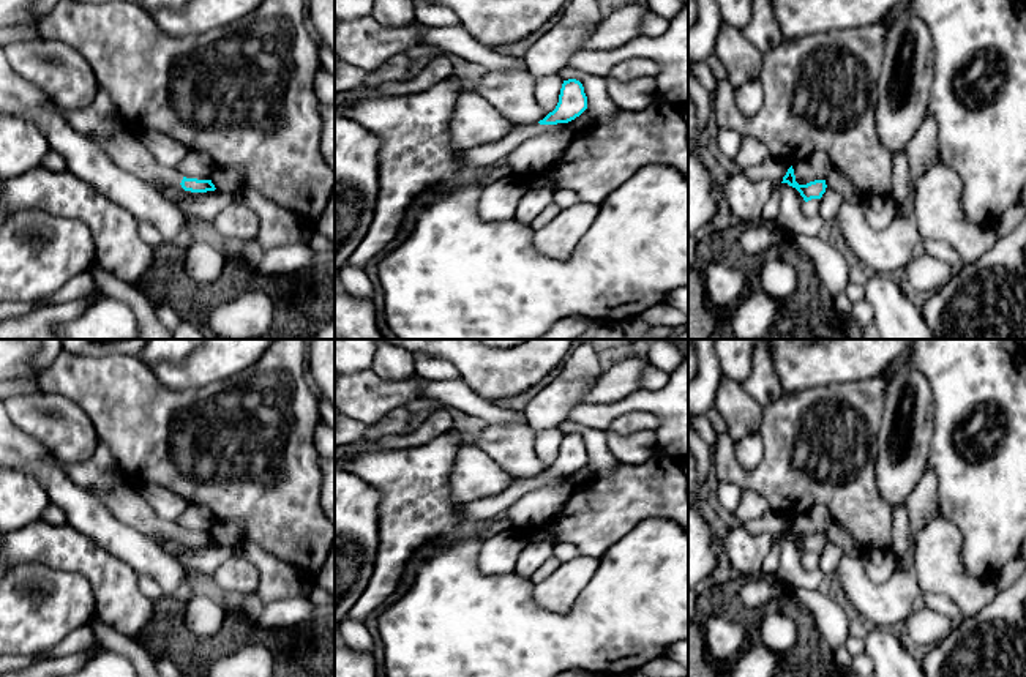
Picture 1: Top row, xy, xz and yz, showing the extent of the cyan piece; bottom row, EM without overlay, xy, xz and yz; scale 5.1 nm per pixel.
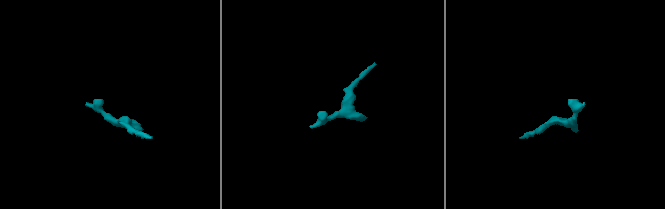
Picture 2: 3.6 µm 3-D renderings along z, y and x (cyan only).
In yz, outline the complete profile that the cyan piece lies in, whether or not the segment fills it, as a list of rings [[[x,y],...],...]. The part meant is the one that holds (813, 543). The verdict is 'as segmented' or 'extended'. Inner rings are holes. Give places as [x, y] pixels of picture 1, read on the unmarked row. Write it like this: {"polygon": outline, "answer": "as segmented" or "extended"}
{"polygon": [[[792,519],[788,522],[786,529],[783,530],[781,537],[788,537],[789,540],[796,541],[805,555],[811,552],[819,554],[819,565],[818,568],[824,573],[826,579],[830,581],[844,557],[844,552],[840,546],[830,543],[826,538],[826,533],[814,533],[807,538],[799,538],[796,535],[794,522]]], "answer": "extended"}

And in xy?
{"polygon": [[[136,483],[118,486],[112,494],[93,491],[92,494],[123,524],[156,538],[180,538],[185,549],[178,554],[178,563],[185,570],[210,578],[216,568],[234,555],[232,548],[215,541],[212,533],[186,532],[177,521],[166,521],[155,514],[152,507],[139,496]]], "answer": "extended"}

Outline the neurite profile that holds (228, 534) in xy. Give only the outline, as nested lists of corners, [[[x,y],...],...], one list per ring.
[[[216,521],[212,537],[218,544],[234,549],[248,538],[248,527],[242,521]]]

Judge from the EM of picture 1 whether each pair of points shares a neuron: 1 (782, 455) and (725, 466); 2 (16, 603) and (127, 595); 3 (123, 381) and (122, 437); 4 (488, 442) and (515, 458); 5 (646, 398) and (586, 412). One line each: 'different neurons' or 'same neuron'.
1: same neuron
2: different neurons
3: same neuron
4: same neuron
5: same neuron

